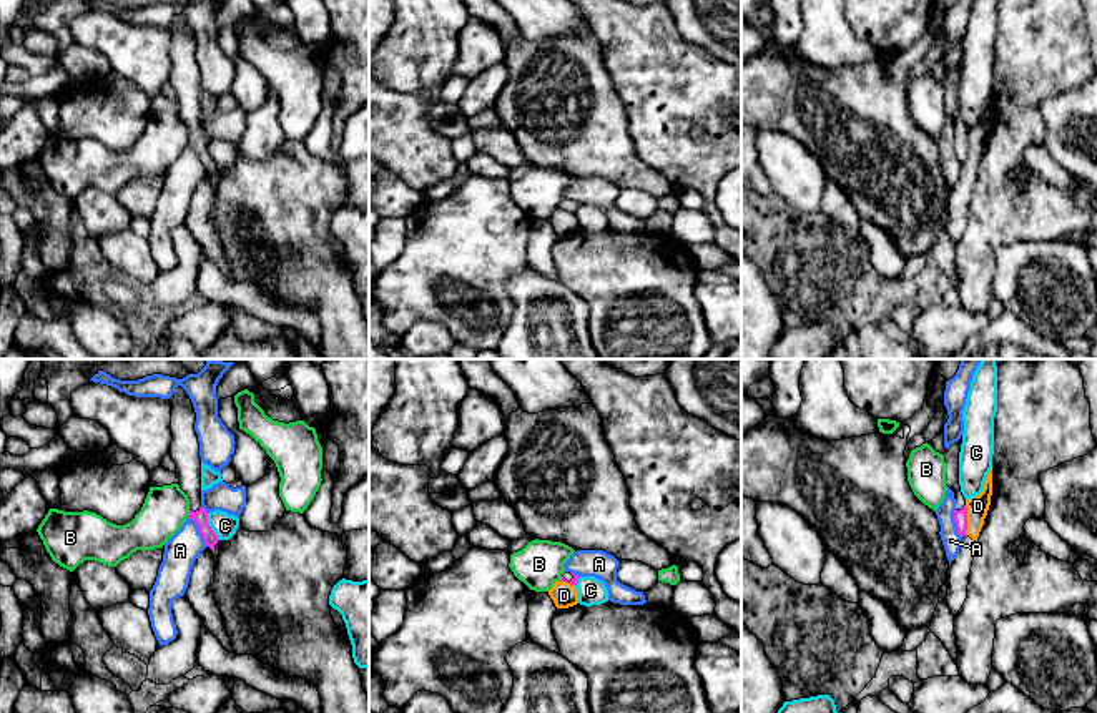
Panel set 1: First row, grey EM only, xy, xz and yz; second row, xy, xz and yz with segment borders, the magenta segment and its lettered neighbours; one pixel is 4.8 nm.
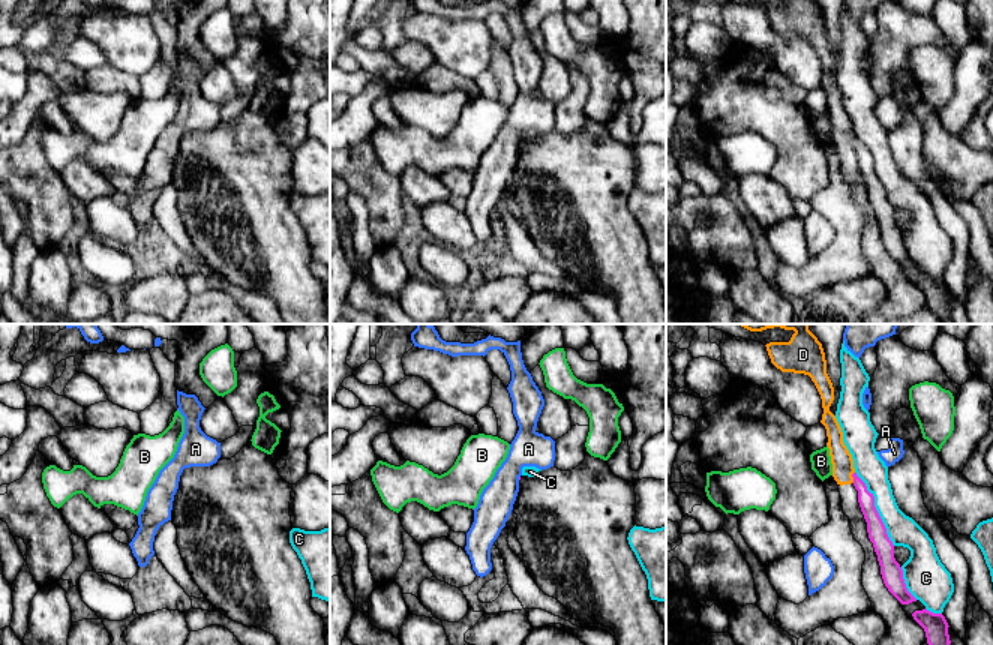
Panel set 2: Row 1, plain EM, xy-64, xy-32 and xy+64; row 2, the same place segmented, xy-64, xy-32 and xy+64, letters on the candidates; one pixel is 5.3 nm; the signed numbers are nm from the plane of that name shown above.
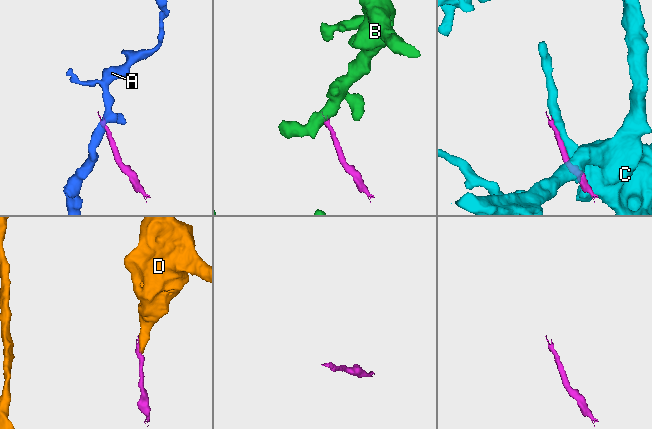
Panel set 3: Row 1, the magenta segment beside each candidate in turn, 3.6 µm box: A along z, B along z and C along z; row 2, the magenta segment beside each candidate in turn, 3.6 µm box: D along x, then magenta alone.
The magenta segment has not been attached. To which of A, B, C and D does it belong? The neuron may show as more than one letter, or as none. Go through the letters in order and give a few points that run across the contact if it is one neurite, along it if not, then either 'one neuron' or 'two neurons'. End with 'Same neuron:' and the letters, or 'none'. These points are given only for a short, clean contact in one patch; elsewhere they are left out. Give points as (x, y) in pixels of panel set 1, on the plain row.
A: line xy (188, 143), (208, 173); two neurons
B: line xy (190, 138), (186, 143); two neurons
C: two neurons
D: line yz (964, 133), (966, 162); two neurons
Same neuron: none

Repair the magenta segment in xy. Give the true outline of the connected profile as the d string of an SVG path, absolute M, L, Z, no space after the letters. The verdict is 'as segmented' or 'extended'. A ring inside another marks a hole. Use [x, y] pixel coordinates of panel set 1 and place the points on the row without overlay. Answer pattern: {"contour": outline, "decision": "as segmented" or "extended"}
{"contour": "M181 13L176 15L170 30L173 68L168 81L176 91L178 113L189 126L188 145L196 150L204 171L214 178L219 166L208 153L208 140L201 135L201 85L198 61L194 58L196 40Z", "decision": "extended"}

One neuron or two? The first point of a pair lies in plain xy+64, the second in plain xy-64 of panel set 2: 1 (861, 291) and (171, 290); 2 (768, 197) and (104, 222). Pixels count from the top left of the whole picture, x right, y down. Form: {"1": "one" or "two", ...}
{"1": "one", "2": "two"}

